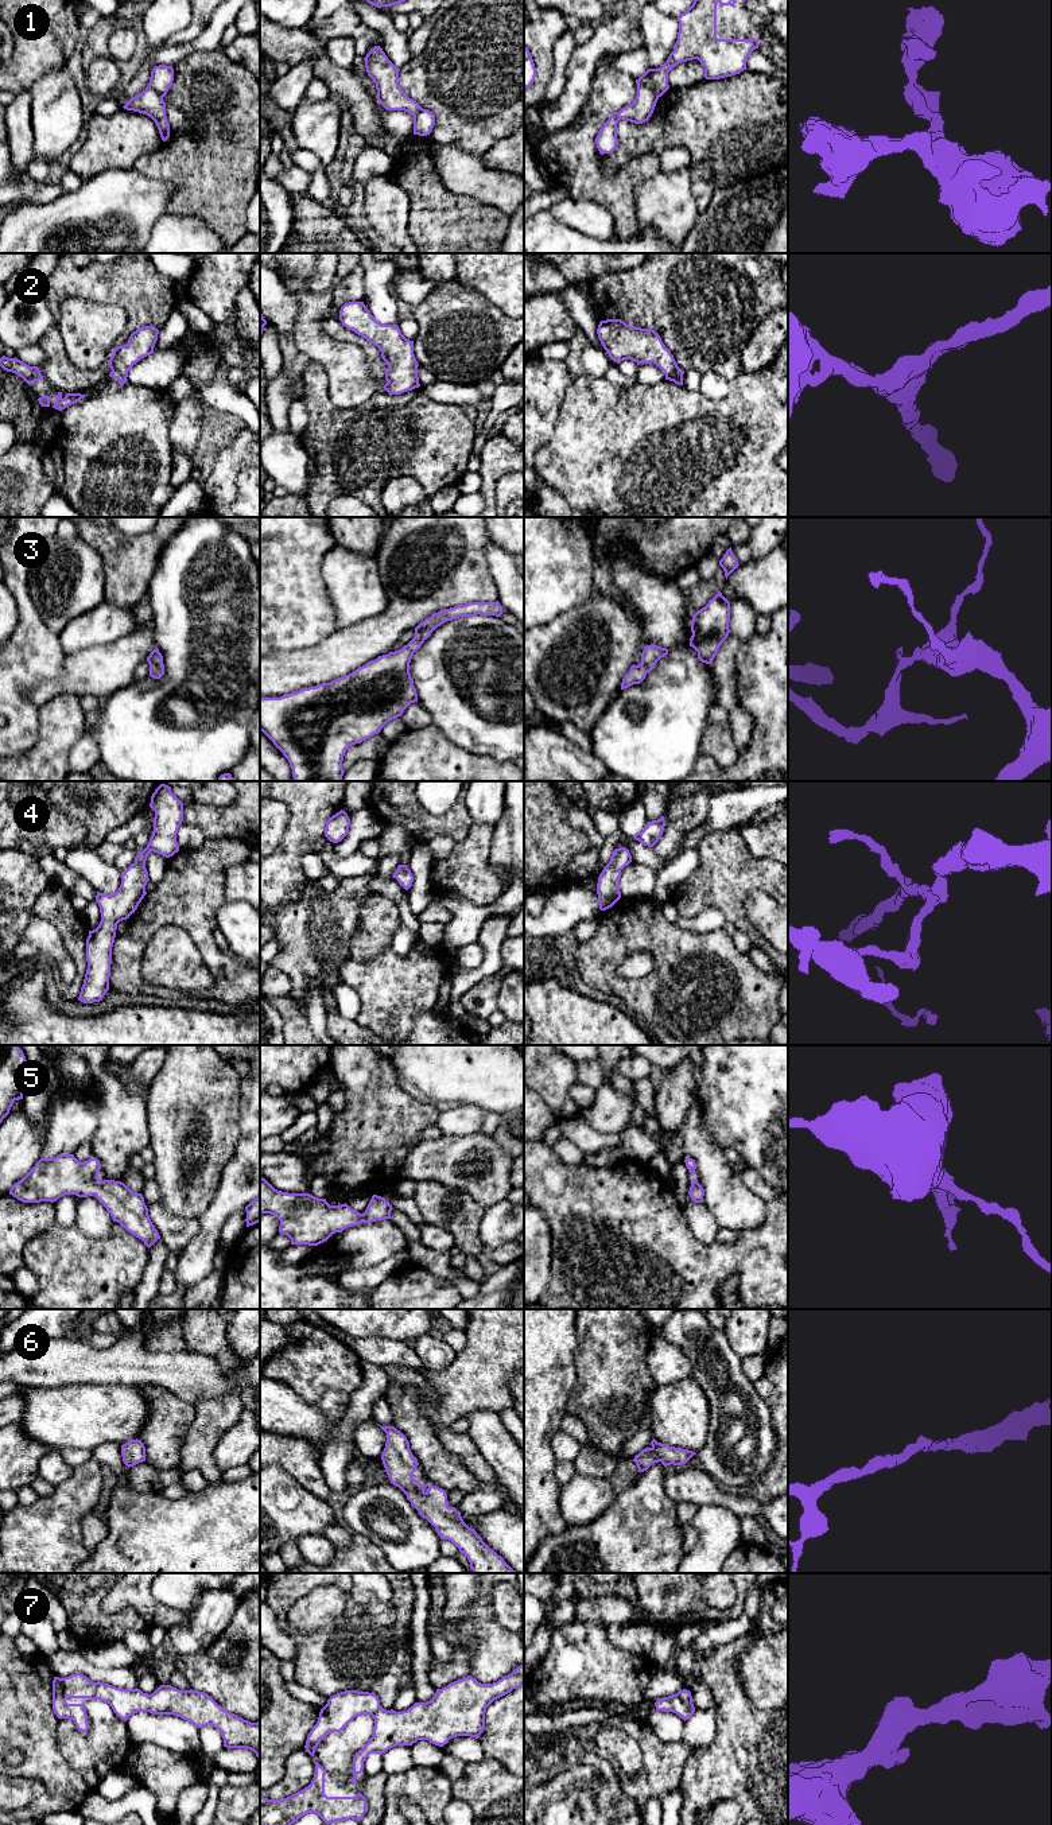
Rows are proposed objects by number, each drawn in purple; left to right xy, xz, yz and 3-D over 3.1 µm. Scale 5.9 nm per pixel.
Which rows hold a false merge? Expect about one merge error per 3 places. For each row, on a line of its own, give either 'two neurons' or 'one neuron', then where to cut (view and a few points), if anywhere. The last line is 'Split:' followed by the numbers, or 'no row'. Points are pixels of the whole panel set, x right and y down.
1: two neurons; cut in yz along (639, 78), (658, 97)
2: one neuron; no cut
3: one neuron; no cut
4: one neuron; no cut
5: one neuron; no cut
6: one neuron; no cut
7: one neuron; no cut
Split: 1

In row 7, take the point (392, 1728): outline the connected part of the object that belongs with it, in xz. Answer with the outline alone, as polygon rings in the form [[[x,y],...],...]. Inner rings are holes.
[[[524,1663],[515,1669],[511,1674],[502,1677],[493,1684],[481,1684],[471,1675],[454,1681],[442,1689],[436,1689],[435,1696],[427,1702],[415,1702],[409,1709],[396,1712],[393,1709],[387,1711],[380,1705],[380,1700],[376,1694],[369,1692],[345,1690],[331,1696],[327,1704],[321,1709],[317,1724],[310,1731],[306,1740],[306,1752],[314,1756],[318,1744],[331,1732],[341,1732],[346,1725],[357,1716],[369,1715],[374,1719],[373,1735],[364,1746],[362,1750],[356,1752],[353,1758],[353,1778],[352,1782],[357,1783],[356,1775],[364,1770],[364,1762],[370,1754],[384,1754],[396,1746],[412,1746],[418,1740],[428,1740],[430,1743],[443,1747],[450,1739],[457,1736],[470,1736],[478,1739],[485,1728],[485,1712],[486,1708],[497,1698],[511,1693],[513,1689],[524,1686]]]

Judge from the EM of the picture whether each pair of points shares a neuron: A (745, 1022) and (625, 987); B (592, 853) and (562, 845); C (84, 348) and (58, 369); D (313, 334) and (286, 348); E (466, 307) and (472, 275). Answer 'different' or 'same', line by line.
A: same
B: different
C: different
D: different
E: different

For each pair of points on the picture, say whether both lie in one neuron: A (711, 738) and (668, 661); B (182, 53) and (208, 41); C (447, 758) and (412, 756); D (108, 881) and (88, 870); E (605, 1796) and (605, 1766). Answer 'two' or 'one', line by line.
A: two
B: one
C: one
D: one
E: one

